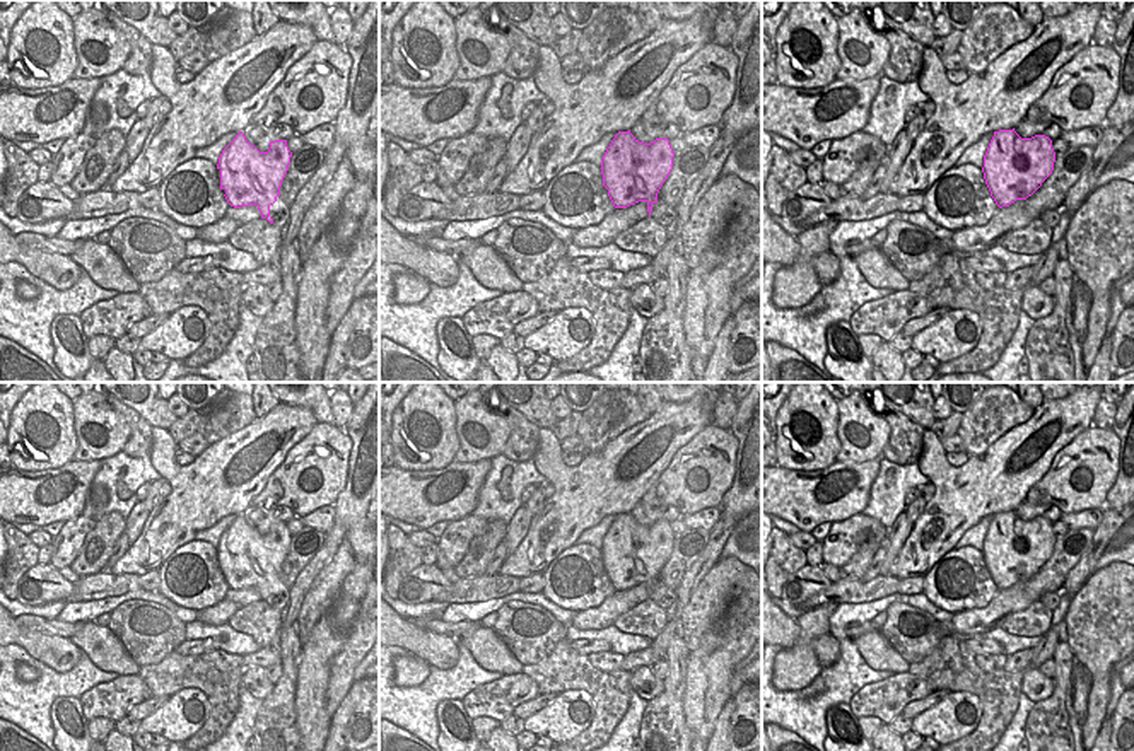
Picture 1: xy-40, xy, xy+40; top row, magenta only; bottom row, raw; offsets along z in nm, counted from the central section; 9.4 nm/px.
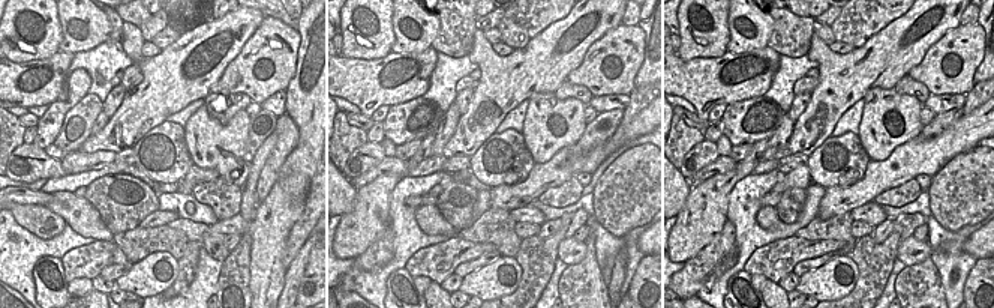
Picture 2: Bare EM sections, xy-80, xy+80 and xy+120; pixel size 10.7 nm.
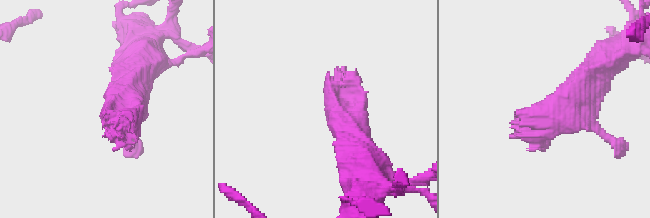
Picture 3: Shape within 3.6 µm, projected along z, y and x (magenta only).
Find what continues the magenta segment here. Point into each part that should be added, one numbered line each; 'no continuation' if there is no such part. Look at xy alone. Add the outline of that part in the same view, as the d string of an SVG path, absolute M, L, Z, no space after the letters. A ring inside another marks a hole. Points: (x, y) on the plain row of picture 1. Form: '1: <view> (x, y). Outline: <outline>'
1: xy (663, 596). Outline: M661 582L652 585L652 594L651 599L663 609L669 609L671 604L676 603L676 594L675 591L668 589Z

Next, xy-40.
1: xy-40 (279, 593). Outline: M277 579L277 584L270 587L270 599L273 601L273 609L282 611L290 597L290 589L285 587L280 579Z

